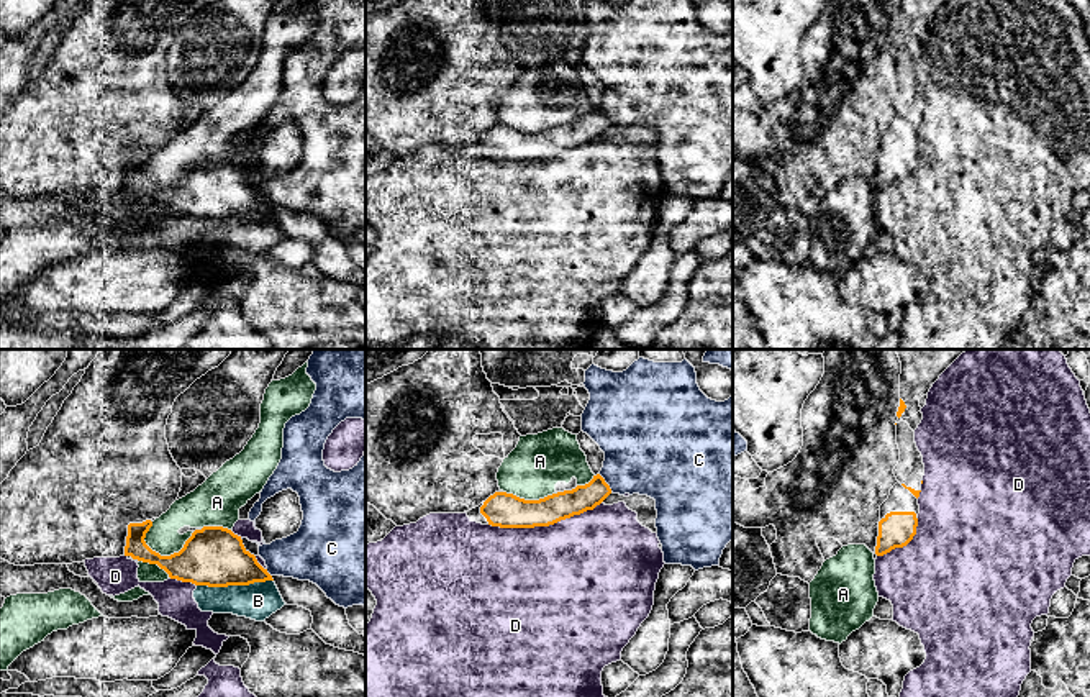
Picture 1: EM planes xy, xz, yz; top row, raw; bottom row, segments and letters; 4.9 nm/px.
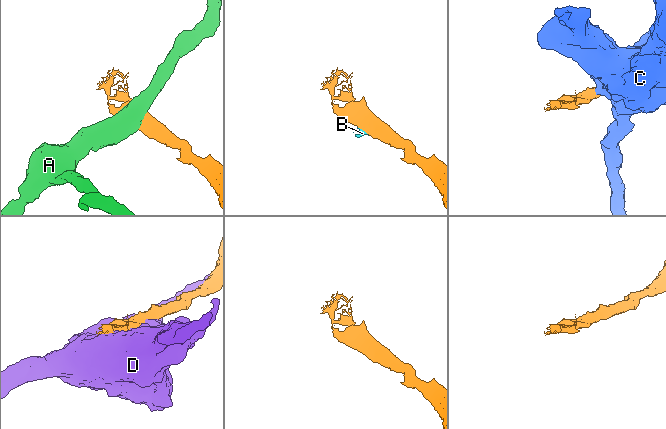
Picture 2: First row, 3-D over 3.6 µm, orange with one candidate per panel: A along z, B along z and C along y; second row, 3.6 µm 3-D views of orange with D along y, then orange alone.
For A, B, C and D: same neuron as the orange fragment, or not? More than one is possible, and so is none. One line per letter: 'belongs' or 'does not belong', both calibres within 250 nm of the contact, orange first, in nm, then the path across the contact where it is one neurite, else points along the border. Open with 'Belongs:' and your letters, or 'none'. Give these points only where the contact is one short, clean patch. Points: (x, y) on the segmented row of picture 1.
Belongs: none
A: does not belong | 300/170 nm
B: does not belong | 300/180 nm | along xy (272, 579), (248, 584), (197, 586)
C: does not belong | 140/400 nm
D: does not belong | 170/500 nm

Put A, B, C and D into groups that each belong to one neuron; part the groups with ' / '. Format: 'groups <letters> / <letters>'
groups A / B / C / D

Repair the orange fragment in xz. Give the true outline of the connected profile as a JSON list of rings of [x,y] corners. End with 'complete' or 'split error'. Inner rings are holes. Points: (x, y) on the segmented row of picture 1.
[[[597,474],[585,485],[577,485],[572,490],[557,492],[539,500],[525,500],[498,490],[466,513],[470,522],[500,528],[549,526],[587,510],[593,510],[610,494],[610,485]]] | split error

